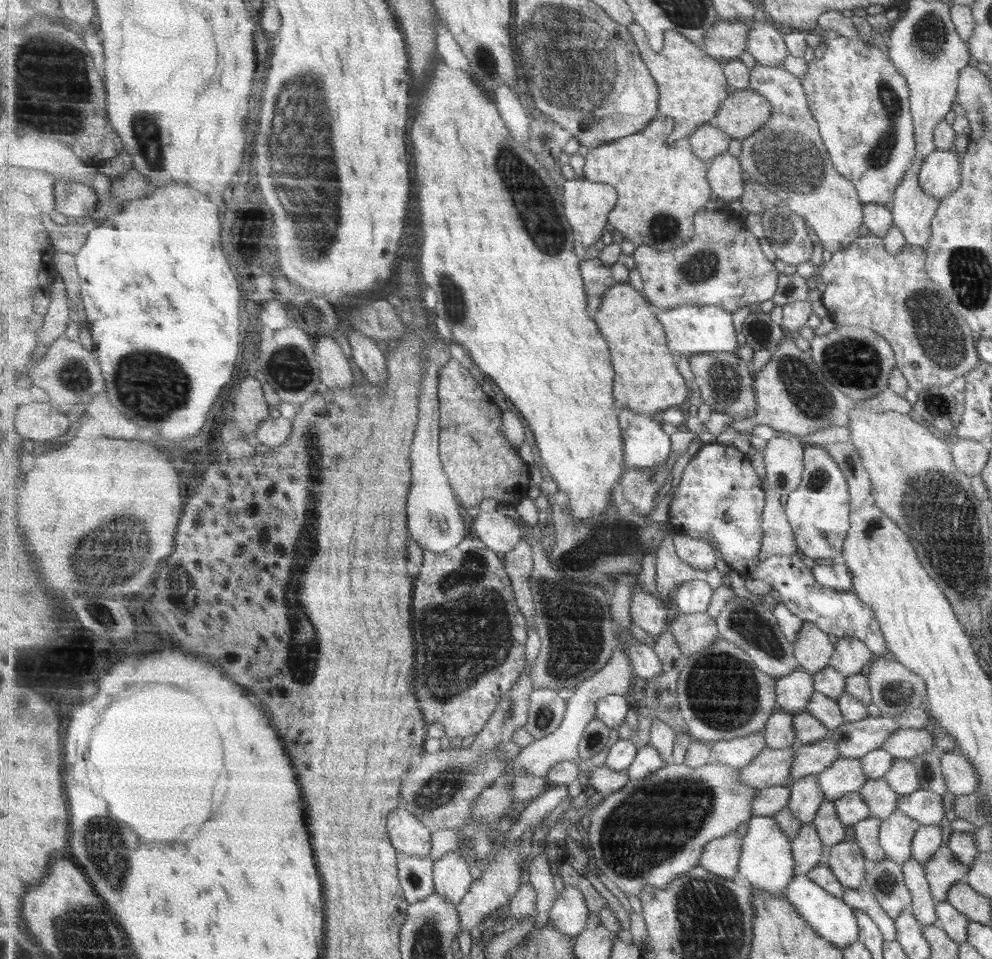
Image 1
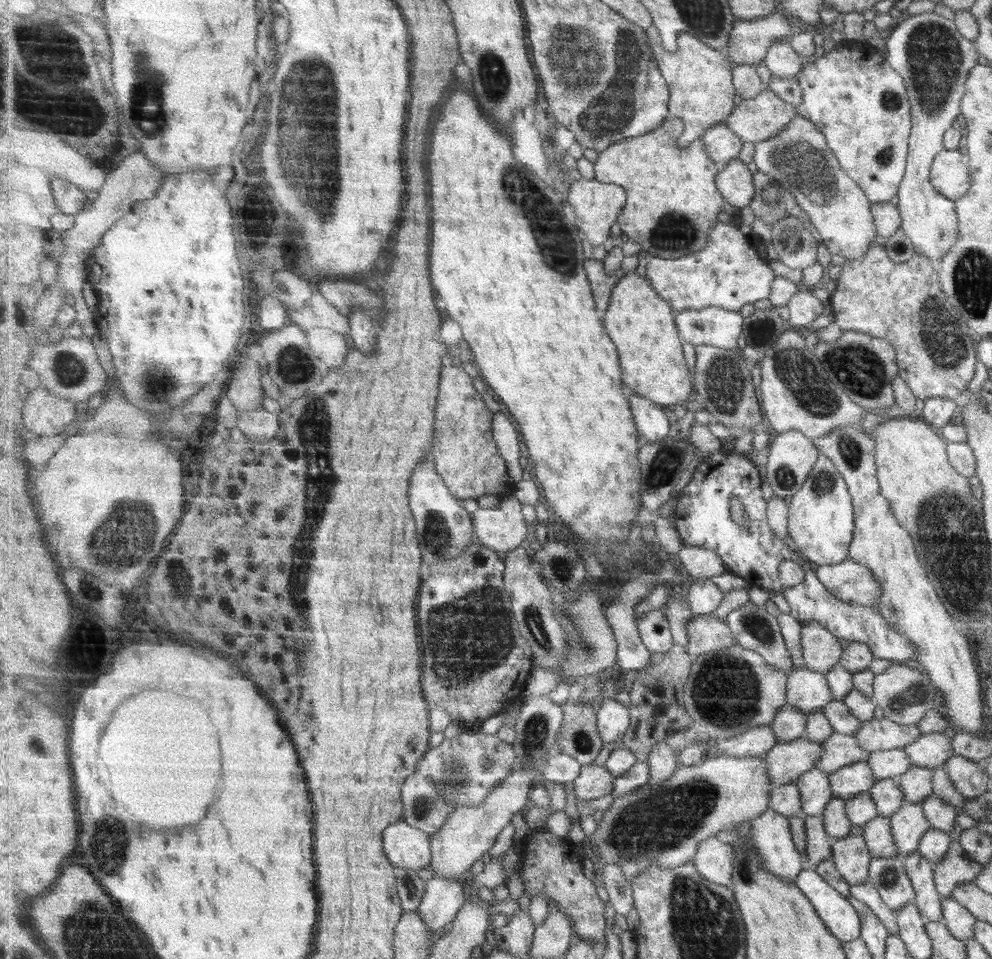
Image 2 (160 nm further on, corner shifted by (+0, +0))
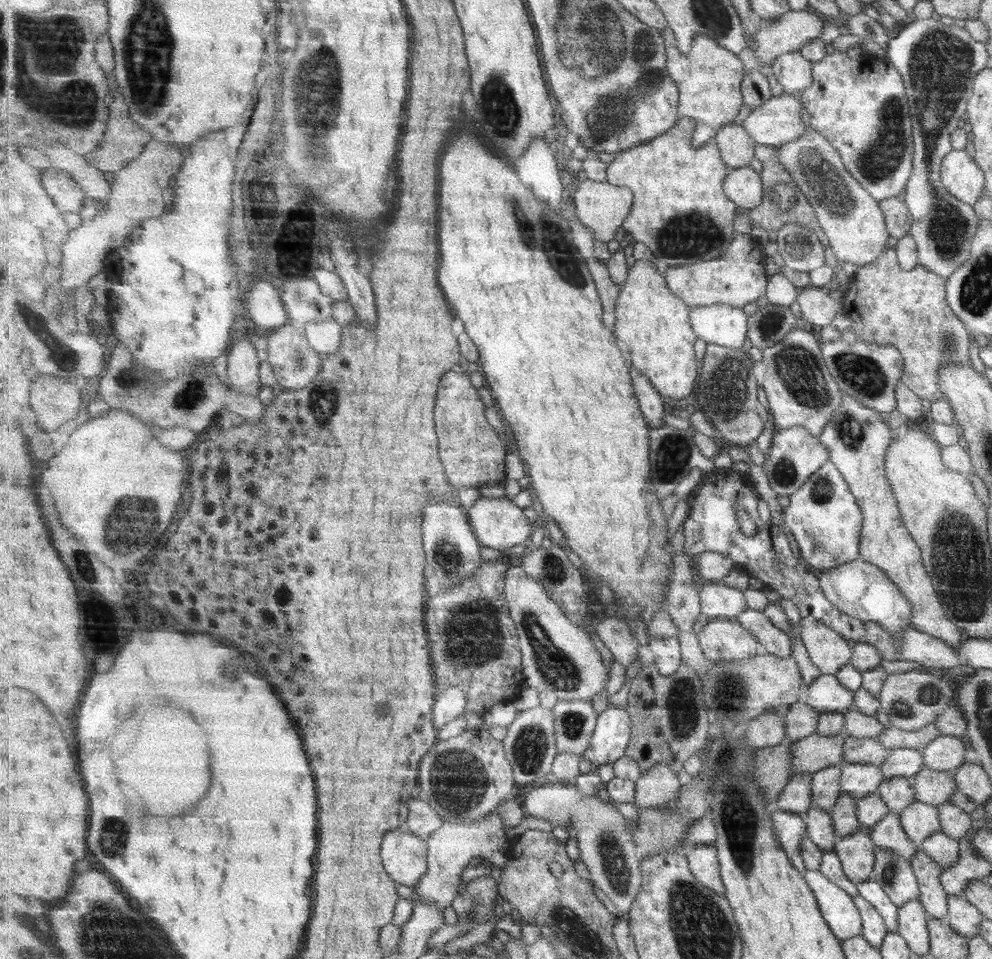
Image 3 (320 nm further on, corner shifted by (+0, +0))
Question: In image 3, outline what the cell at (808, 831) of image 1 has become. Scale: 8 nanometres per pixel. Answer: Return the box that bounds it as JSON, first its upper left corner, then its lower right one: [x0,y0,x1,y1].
[803,806,837,852]

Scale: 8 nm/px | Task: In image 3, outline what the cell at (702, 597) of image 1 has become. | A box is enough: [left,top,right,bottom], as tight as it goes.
[700,582,748,620]

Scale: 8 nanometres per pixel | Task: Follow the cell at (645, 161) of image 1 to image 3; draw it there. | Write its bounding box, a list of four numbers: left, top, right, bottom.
[607,116,737,266]

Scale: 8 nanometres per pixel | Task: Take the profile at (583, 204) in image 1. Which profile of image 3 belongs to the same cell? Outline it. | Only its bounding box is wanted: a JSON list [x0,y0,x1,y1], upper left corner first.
[573,178,634,243]

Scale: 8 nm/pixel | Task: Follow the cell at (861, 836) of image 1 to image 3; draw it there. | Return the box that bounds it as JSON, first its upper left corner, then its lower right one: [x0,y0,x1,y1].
[869,813,916,861]

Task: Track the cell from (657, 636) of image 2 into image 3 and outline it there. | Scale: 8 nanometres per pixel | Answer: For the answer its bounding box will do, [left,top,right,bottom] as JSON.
[648,638,682,676]

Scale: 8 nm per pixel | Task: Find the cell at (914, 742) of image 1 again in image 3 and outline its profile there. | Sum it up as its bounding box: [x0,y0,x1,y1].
[919,735,967,771]

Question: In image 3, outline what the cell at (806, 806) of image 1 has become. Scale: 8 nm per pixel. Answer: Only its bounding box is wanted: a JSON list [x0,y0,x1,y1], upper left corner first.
[811,766,842,812]

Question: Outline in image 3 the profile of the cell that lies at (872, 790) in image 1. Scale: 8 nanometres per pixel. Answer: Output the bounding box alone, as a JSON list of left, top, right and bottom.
[876,777,914,815]

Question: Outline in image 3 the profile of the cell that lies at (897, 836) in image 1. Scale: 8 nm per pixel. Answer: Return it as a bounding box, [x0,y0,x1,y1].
[898,801,940,848]

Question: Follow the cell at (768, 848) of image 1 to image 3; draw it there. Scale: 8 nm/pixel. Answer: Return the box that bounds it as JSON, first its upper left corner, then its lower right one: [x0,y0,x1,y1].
[772,808,806,874]

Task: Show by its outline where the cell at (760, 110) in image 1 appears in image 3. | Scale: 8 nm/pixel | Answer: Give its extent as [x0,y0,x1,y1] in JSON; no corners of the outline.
[743,94,810,146]

